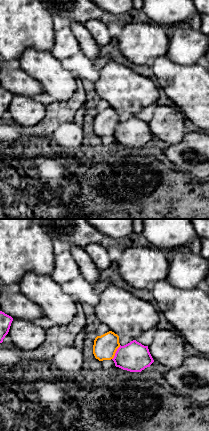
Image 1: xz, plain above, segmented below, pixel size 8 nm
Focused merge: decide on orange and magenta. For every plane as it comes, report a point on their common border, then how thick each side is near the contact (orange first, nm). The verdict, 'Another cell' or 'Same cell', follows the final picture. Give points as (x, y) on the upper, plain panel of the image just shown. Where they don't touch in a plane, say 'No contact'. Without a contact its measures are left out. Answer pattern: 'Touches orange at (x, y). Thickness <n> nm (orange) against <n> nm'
Touches orange at (115, 128). Thickness 190 nm (orange) against 240 nm

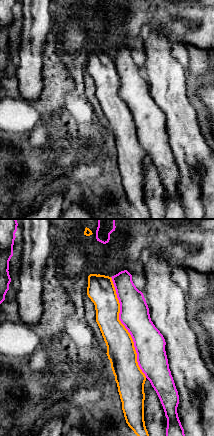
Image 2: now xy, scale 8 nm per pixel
Touches orange at (124, 103). Thickness 220 nm (orange) against 240 nm

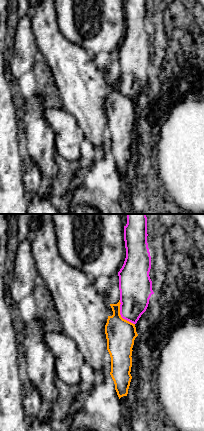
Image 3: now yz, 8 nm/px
Touches orange at (120, 91). Thickness 240 nm (orange) against 260 nm

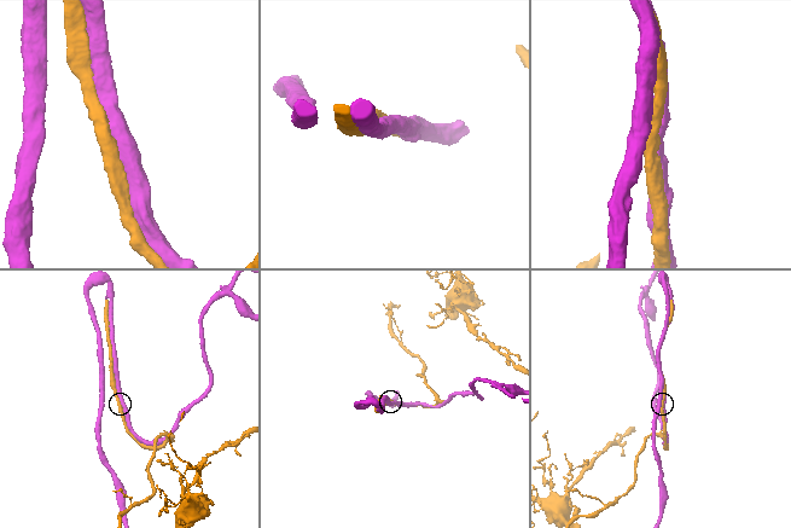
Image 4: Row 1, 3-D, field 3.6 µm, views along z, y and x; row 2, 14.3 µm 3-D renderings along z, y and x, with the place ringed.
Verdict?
Same cell

